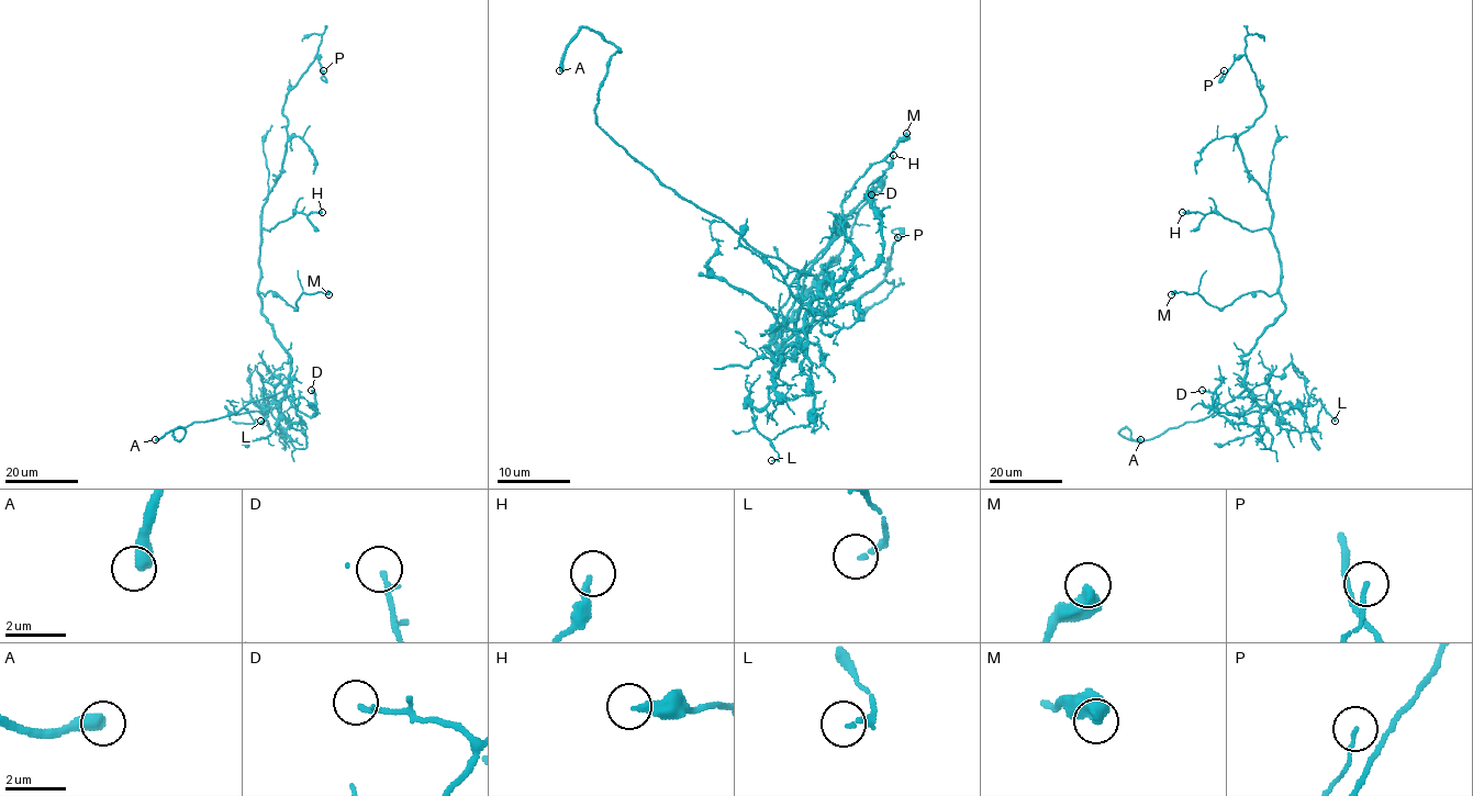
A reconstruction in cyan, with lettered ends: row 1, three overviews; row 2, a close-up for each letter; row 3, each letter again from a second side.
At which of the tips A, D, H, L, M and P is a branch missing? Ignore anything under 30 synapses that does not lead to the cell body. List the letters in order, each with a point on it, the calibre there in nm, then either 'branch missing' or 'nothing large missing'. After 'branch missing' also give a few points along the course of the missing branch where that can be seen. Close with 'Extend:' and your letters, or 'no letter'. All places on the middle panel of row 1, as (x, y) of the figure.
A: (559, 70) | 480 nm | branch missing
D: (871, 194) | 170 nm | nothing large missing
H: (893, 155) | 240 nm | nothing large missing
L: (771, 460) | 160 nm | nothing large missing
M: (906, 133) | 550 nm | nothing large missing
P: (897, 237) | 110 nm | nothing large missing
Extend: A

